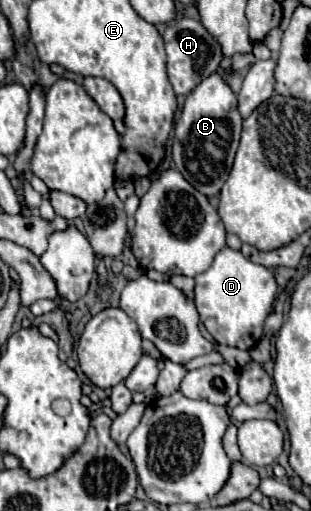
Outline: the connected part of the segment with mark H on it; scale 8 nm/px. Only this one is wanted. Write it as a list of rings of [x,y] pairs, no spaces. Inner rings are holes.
[[[194,19],[172,21],[172,23],[168,23],[162,37],[164,37],[166,55],[168,55],[168,61],[166,61],[168,79],[170,79],[176,95],[190,93],[202,79],[206,79],[208,75],[218,71],[220,59],[222,59],[220,45],[218,45],[218,41],[214,41],[214,37],[210,37],[210,33],[202,27],[200,21],[194,21]]]

